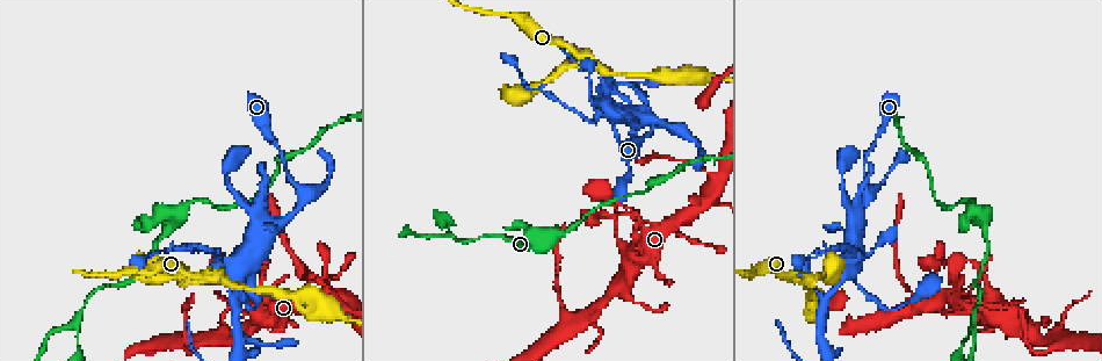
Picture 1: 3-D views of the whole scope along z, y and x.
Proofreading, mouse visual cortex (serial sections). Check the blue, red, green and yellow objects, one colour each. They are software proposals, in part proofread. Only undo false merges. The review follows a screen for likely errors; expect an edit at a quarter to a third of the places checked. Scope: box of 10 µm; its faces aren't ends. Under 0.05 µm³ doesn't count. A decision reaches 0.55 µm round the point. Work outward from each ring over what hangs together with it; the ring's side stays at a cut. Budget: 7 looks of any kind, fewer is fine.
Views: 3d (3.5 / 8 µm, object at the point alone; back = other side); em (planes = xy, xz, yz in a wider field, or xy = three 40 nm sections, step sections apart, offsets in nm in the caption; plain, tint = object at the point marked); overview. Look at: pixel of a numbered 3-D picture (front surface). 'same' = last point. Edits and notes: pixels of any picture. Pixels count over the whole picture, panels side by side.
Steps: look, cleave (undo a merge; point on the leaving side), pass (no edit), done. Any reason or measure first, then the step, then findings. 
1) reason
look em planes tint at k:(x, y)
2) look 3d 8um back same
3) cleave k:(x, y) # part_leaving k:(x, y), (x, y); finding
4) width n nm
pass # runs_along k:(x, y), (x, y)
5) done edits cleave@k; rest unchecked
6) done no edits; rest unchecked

a narrow waist
look 3d 3.5um at 1:(305, 194)

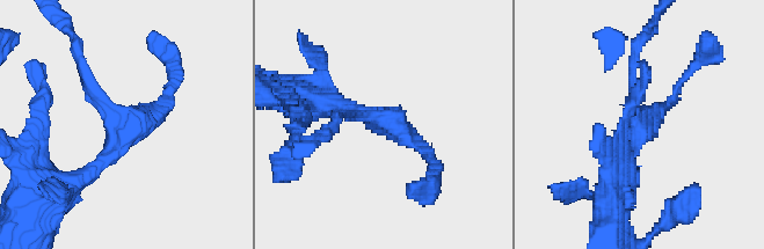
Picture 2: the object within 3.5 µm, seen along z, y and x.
need the tissue
look em xy step 5 tint at 2:(639, 127)

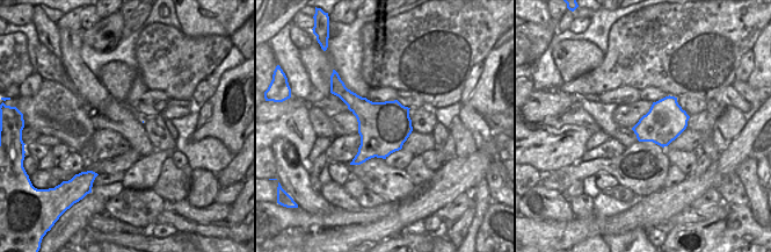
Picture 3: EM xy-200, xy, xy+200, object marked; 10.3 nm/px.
width 550 nm
pass # runs_along 2:(635, 64), (638, 134), (620, 181); continuous, no second cell

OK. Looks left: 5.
three-way junction
look 3d 8um at 1:(911, 292)

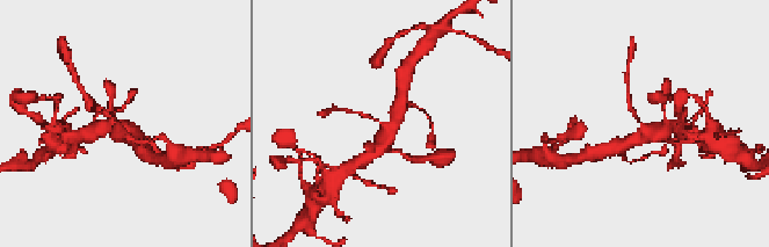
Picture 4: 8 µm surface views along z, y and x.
zoom in
look 3d 3.5um same

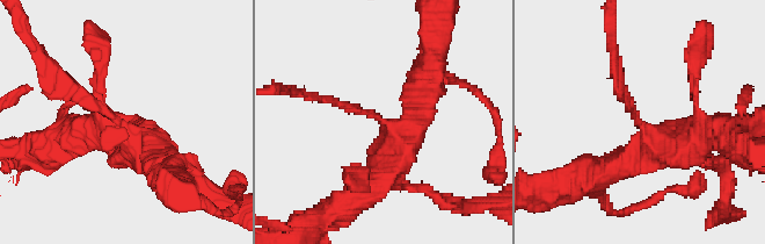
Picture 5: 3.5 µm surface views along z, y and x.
need the tissue
look em xy step 3 tint at 5:(642, 124)

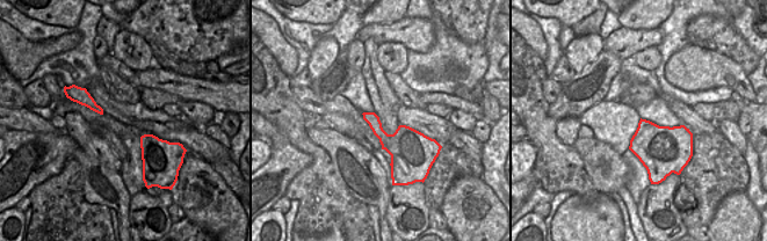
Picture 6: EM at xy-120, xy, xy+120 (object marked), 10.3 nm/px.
width 190 nm
pass # runs_along 5:(118, 136), (136, 140), (65, 76); one cell here

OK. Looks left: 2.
look 3d 3.5um at 1:(861, 254)

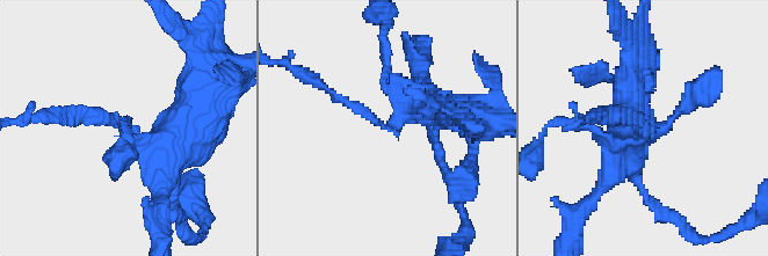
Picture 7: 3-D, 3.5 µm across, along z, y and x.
pass # runs_along 7:(182, 143), (62, 114); continuous, no second cell

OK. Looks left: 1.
done no edits; rest unchecked

